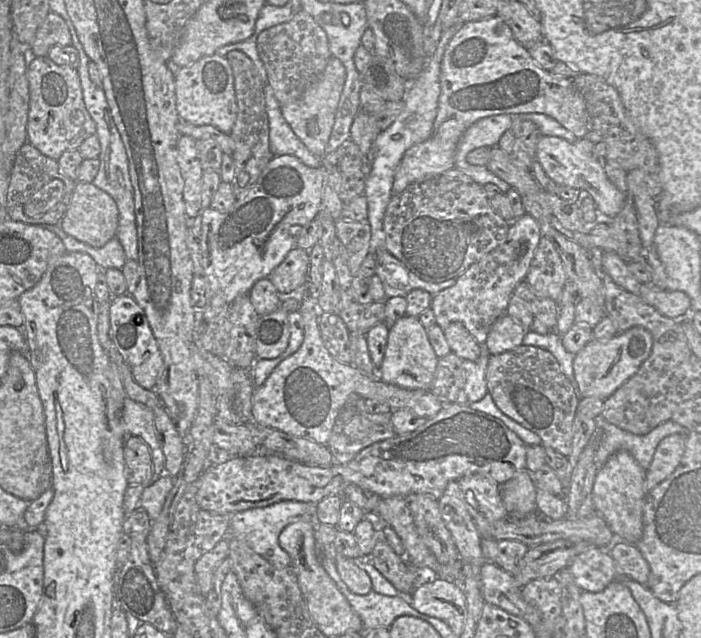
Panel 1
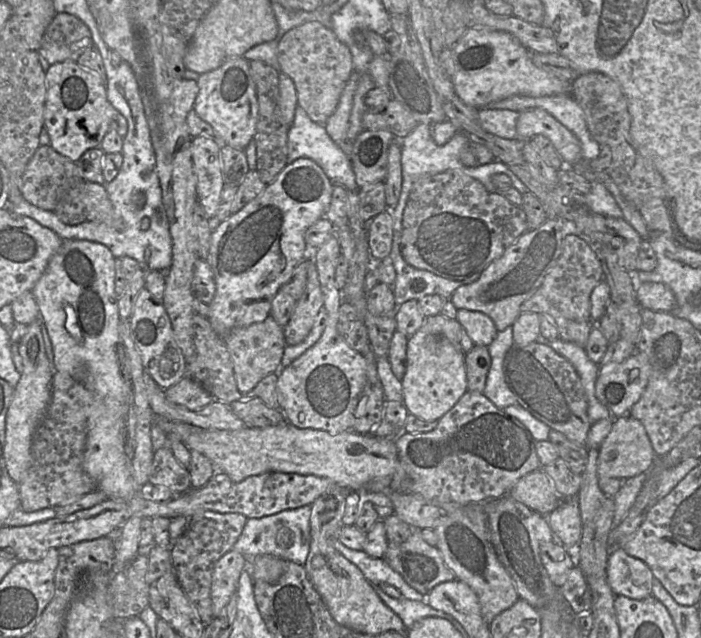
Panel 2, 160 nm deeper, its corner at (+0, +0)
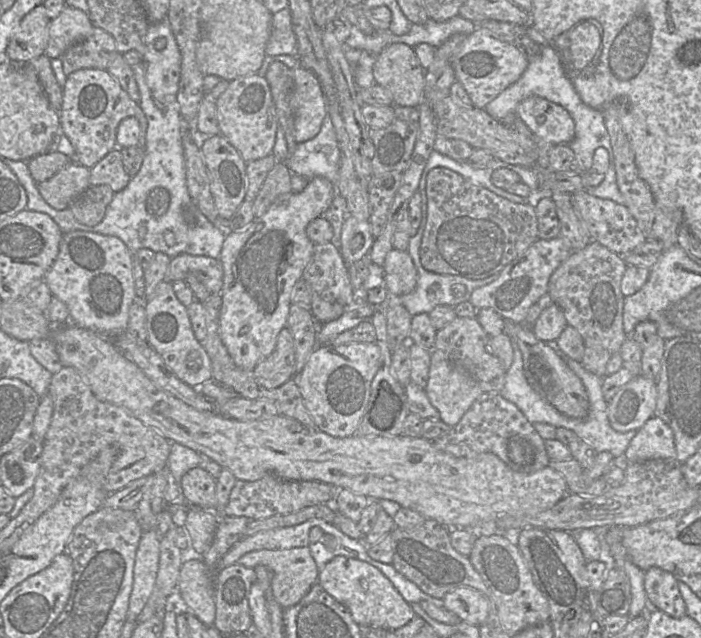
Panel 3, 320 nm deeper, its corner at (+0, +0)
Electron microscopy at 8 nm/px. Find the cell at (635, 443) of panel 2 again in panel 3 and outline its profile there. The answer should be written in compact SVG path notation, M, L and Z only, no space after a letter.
M651 417L636 431L624 453L627 463L650 459L675 459L676 449L671 427L658 417Z

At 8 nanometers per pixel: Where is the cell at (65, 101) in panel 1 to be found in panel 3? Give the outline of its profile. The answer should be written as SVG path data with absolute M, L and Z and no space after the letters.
M80 69L67 76L62 87L63 97L59 110L60 134L68 138L74 148L72 162L92 168L109 152L118 148L117 128L128 117L138 120L142 144L147 130L147 119L139 104L133 101L118 81L104 69Z

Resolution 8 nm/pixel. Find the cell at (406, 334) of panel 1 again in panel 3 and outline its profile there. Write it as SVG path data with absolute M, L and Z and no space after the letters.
M437 349L432 350L430 354L429 375L424 392L431 404L439 411L440 421L451 427L460 421L483 393L478 381L465 368L447 360Z

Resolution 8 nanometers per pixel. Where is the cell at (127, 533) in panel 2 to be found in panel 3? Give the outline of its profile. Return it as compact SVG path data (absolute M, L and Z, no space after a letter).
M153 530L142 533L136 552L133 588L129 600L128 617L135 621L154 589L159 568L160 547Z

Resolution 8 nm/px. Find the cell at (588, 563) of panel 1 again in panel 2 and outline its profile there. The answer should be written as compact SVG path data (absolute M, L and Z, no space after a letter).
M613 548L607 562L607 581L615 595L636 600L652 597L654 576L641 560L629 556L622 548Z

